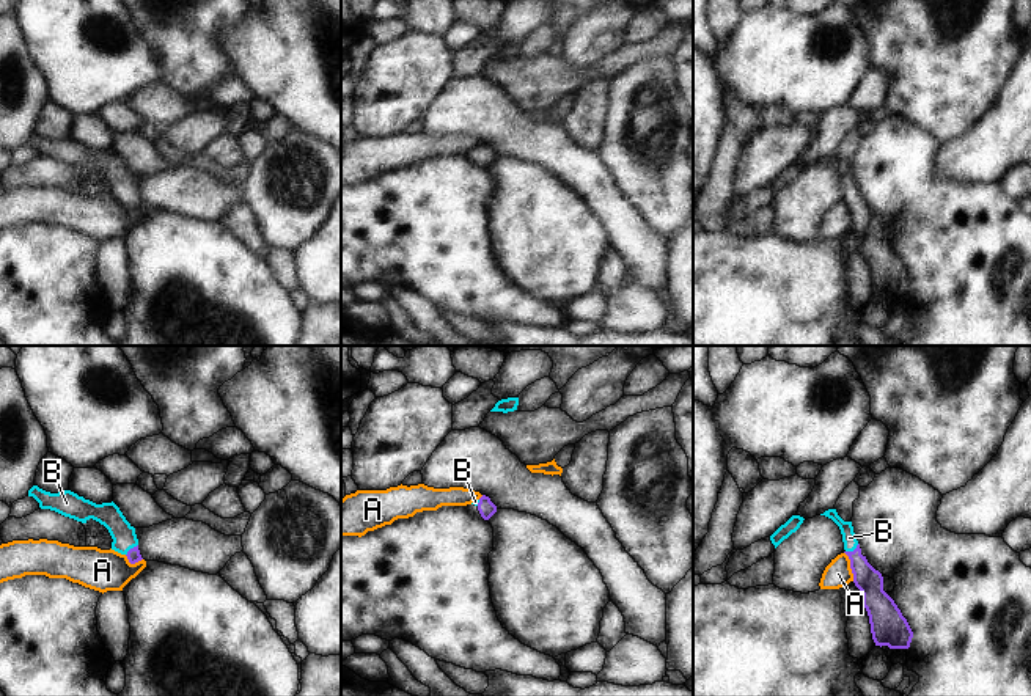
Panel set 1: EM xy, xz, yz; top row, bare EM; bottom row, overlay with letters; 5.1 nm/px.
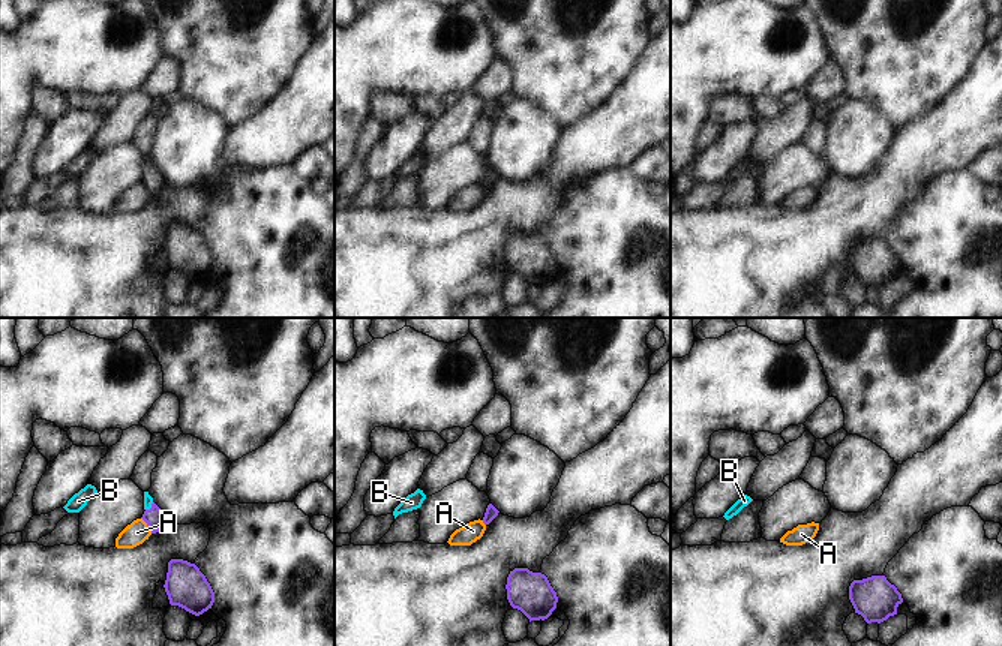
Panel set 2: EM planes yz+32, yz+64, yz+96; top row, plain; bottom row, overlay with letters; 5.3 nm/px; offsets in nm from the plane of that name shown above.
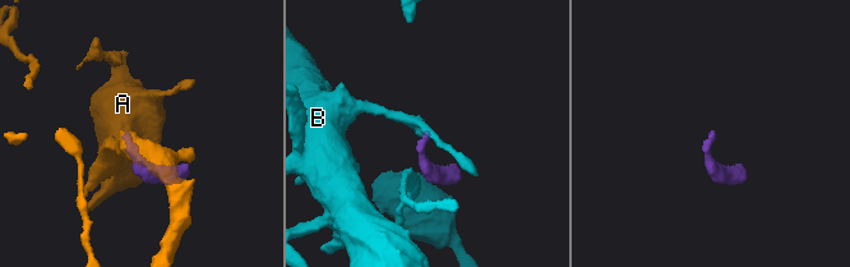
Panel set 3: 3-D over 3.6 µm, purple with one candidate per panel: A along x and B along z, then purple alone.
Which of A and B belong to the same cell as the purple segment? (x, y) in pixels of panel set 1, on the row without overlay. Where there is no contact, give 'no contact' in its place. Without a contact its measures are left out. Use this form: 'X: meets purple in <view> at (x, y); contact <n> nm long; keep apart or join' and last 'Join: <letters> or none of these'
A: meets purple in yz at (851, 214); contact 160 nm long; keep apart
B: meets purple in yz at (854, 198); contact 80 nm long; join
Join: B

